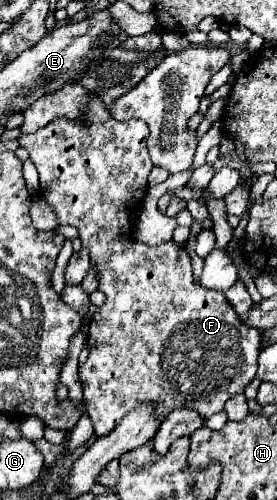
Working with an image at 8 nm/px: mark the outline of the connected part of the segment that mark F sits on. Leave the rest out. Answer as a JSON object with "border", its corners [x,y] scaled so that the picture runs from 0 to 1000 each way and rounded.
{"border":[[[321,190],[321,202],[307,206],[307,230],[300,238],[191,238],[177,242],[162,254],[134,258],[112,270],[76,270],[69,274],[69,290],[90,294],[105,302],[105,318],[126,326],[134,342],[141,342],[141,366],[148,366],[148,390],[170,402],[170,410],[199,422],[213,450],[264,450],[285,462],[285,478],[300,486],[300,494],[314,494],[329,502],[329,530],[336,542],[350,550],[357,562],[357,582],[379,586],[379,606],[343,622],[329,646],[321,646],[321,674],[314,674],[314,690],[321,690],[321,718],[307,730],[285,734],[285,754],[307,766],[300,778],[300,806],[314,818],[314,830],[336,842],[336,858],[343,866],[365,870],[394,870],[451,830],[466,830],[466,822],[480,822],[480,814],[509,814],[523,806],[545,806],[560,814],[560,834],[574,834],[581,842],[596,838],[596,830],[610,830],[610,822],[632,822],[639,814],[682,814],[697,822],[711,822],[733,838],[755,838],[769,826],[805,822],[812,802],[848,790],[848,786],[877,786],[884,770],[921,758],[928,746],[928,714],[942,702],[942,662],[921,654],[892,654],[863,630],[841,622],[841,614],[827,614],[812,586],[791,582],[755,582],[726,570],[704,566],[697,558],[697,542],[690,542],[690,514],[675,510],[675,502],[661,494],[646,494],[625,482],[596,482],[588,490],[567,494],[538,494],[509,482],[487,478],[487,434],[502,426],[516,390],[531,382],[531,354],[552,338],[552,326],[538,318],[538,302],[531,302],[531,274],[538,274],[538,254],[516,242],[495,238],[466,238],[466,242],[415,242],[372,214],[365,194],[357,190]]]}

